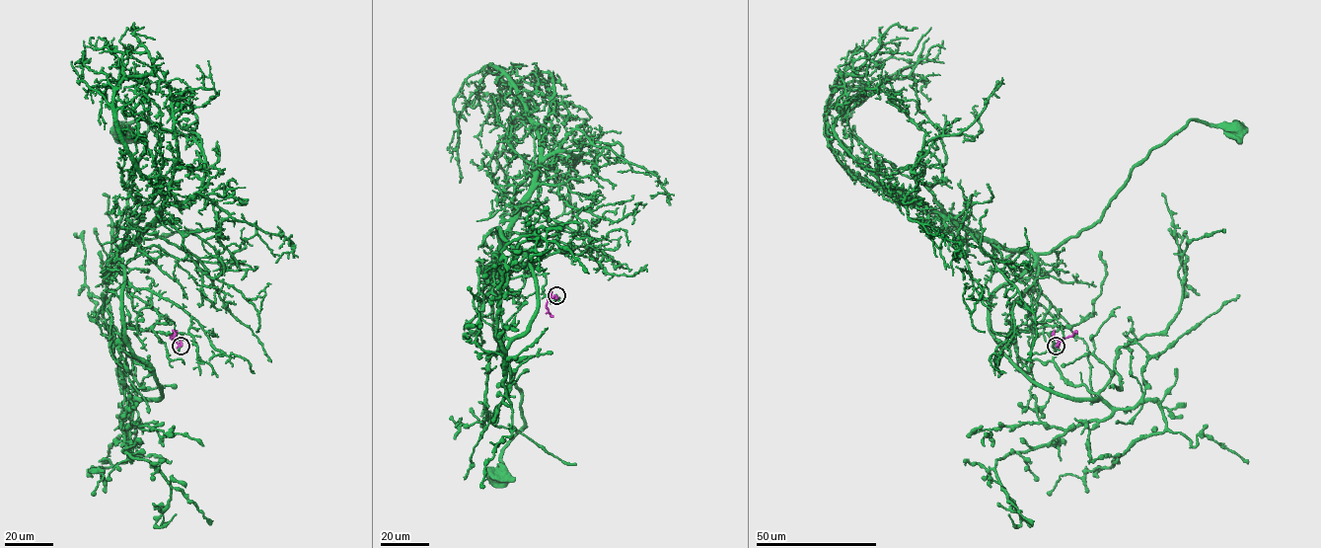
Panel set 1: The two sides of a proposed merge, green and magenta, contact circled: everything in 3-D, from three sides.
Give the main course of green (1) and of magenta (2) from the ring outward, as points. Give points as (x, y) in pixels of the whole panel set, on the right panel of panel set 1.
1: (1056, 346), (1061, 324), (1034, 320), (1038, 256), (1093, 225), (1132, 169), (1190, 120), (1235, 127)
2: (1056, 346), (1060, 338), (1077, 333)

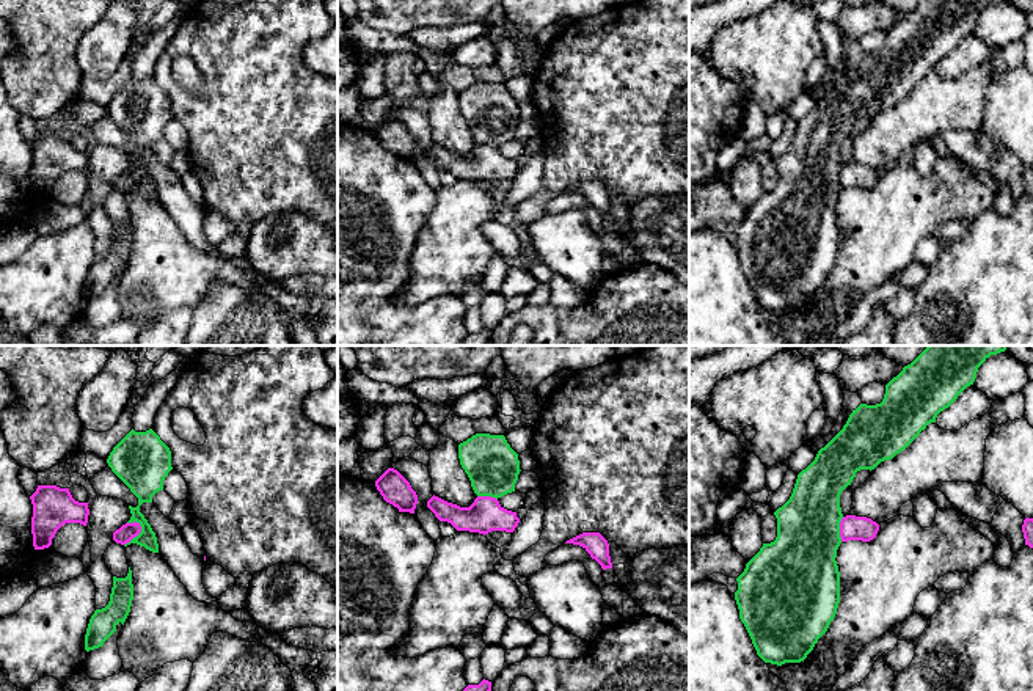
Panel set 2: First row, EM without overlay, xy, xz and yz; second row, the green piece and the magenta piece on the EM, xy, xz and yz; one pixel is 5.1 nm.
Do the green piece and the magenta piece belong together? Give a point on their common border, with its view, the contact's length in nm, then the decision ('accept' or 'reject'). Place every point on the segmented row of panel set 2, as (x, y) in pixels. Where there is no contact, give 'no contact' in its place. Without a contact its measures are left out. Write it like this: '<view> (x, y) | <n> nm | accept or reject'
xy (138, 534) | 150 nm | reject

